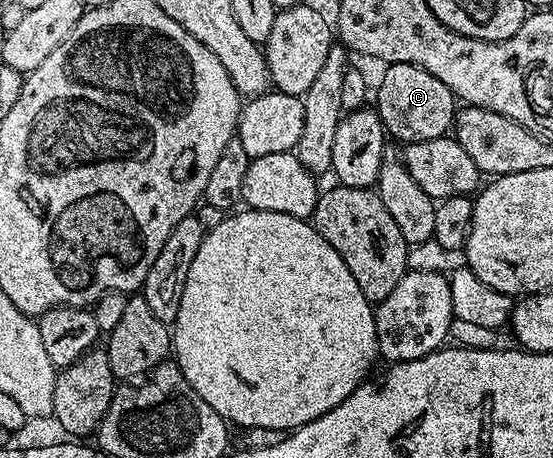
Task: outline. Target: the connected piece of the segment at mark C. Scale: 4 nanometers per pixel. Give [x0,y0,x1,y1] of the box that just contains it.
[376,63,456,144]

